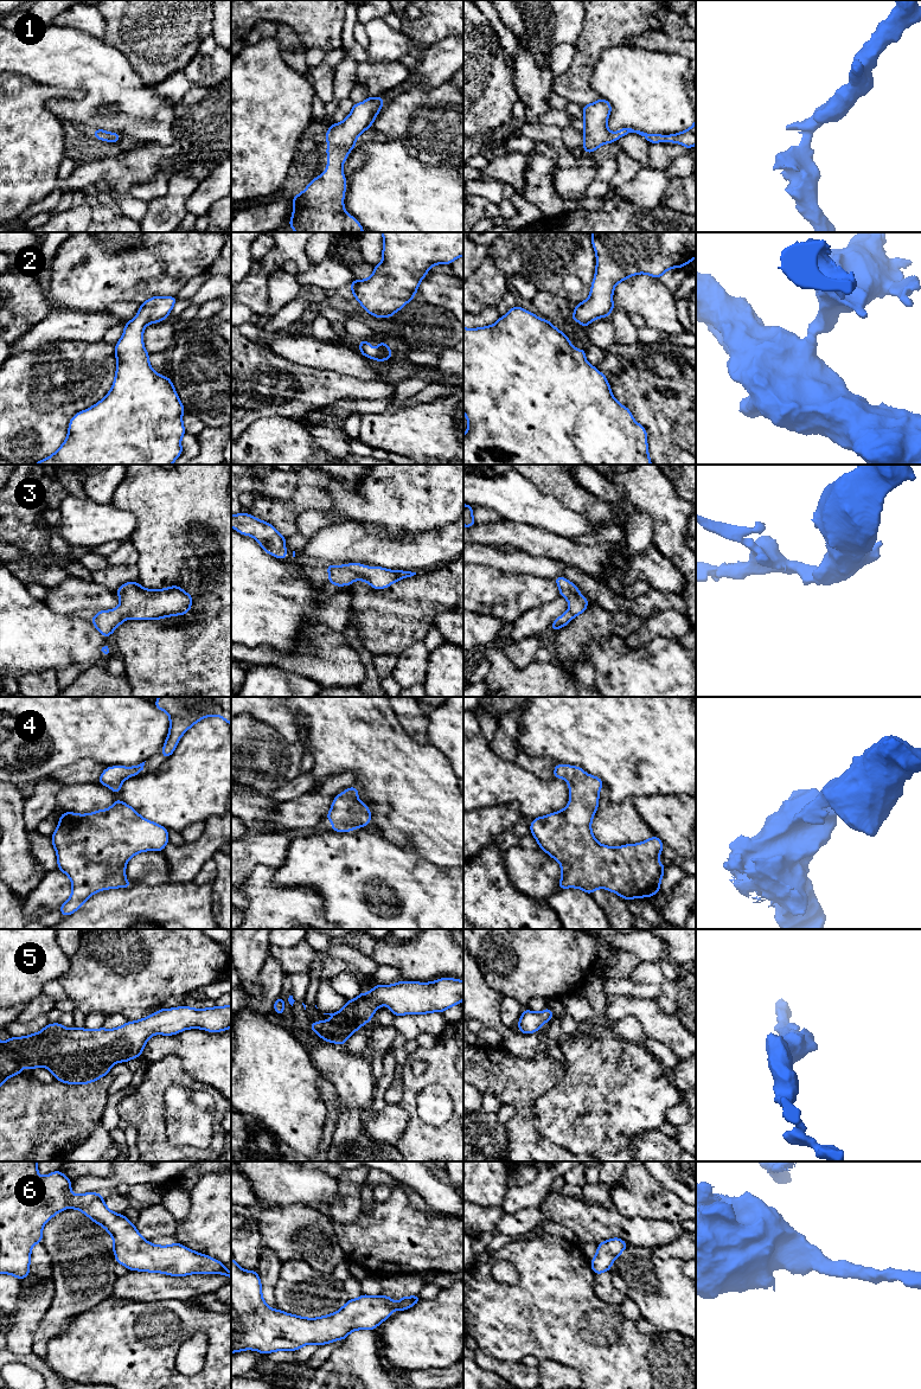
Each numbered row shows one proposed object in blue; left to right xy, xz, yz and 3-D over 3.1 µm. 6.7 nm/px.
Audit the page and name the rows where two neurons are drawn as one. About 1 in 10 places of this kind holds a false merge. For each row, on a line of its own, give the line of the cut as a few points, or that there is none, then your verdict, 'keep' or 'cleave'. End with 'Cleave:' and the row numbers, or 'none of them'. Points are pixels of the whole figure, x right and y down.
1: no cut | keep
2: no cut | keep
3: no cut | keep
4: no cut | keep
5: no cut | keep
6: no cut | keep
Cleave: none of them

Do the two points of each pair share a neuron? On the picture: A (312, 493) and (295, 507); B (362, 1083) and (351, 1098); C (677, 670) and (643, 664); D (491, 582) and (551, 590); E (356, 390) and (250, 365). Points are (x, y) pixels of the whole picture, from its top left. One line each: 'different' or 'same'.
A: same
B: same
C: same
D: same
E: same

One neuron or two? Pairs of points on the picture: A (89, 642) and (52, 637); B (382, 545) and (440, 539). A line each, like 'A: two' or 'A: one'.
A: one
B: one

